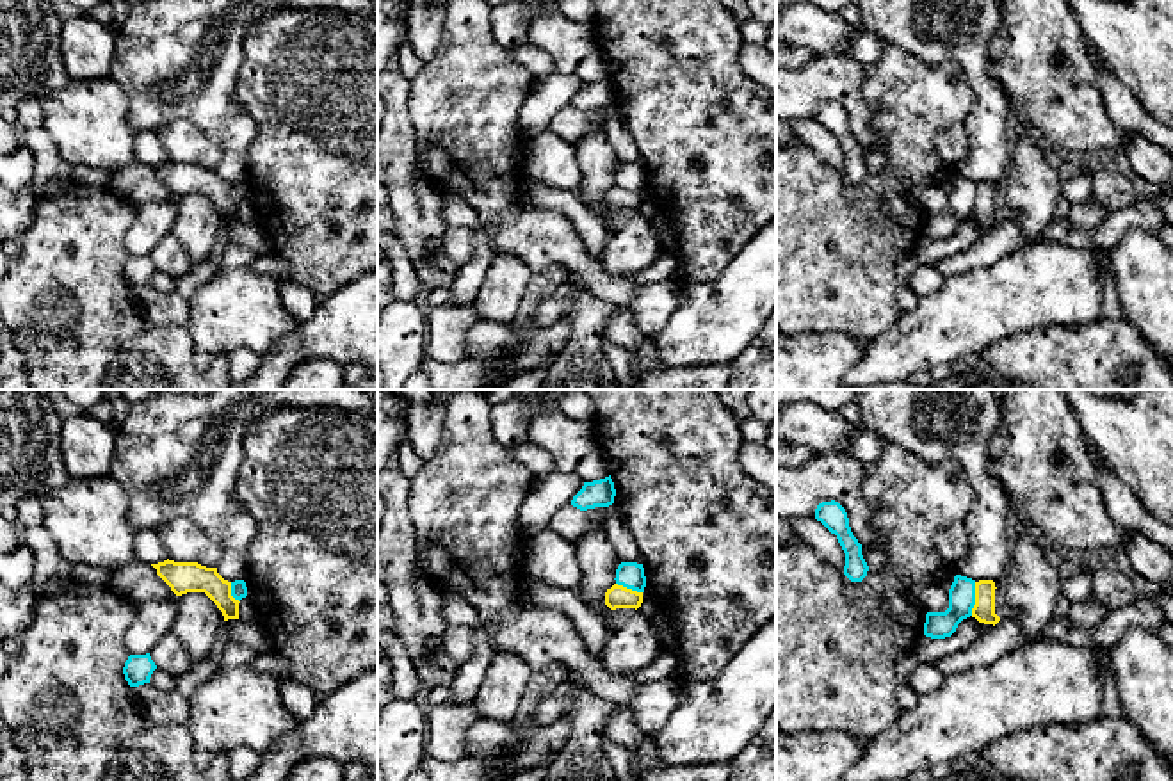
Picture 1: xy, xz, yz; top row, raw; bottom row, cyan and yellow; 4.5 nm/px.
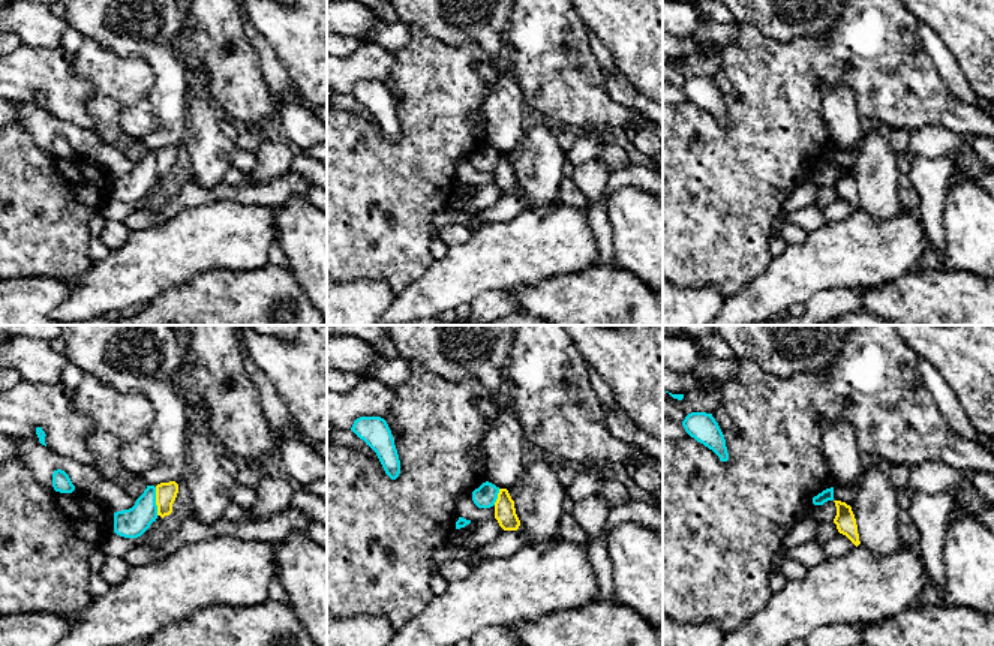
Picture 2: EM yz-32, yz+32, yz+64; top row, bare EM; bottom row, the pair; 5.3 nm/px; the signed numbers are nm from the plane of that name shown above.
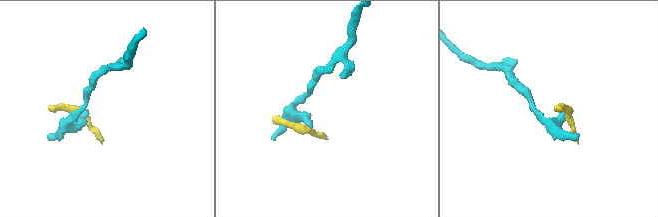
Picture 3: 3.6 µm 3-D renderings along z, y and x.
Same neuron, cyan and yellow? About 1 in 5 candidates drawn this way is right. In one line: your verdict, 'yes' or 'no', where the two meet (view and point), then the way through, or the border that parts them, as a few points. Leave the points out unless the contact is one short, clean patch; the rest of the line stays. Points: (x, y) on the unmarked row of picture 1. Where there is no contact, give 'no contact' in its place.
no | yz (974, 200) | along yz (976, 184), (976, 205), (970, 216)

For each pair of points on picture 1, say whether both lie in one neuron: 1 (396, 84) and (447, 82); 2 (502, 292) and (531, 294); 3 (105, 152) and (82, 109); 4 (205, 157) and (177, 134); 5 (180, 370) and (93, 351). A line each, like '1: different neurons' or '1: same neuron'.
1: different neurons
2: different neurons
3: same neuron
4: same neuron
5: different neurons

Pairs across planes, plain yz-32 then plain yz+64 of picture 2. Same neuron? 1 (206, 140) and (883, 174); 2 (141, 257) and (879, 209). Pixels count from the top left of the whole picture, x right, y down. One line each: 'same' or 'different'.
1: same
2: different

